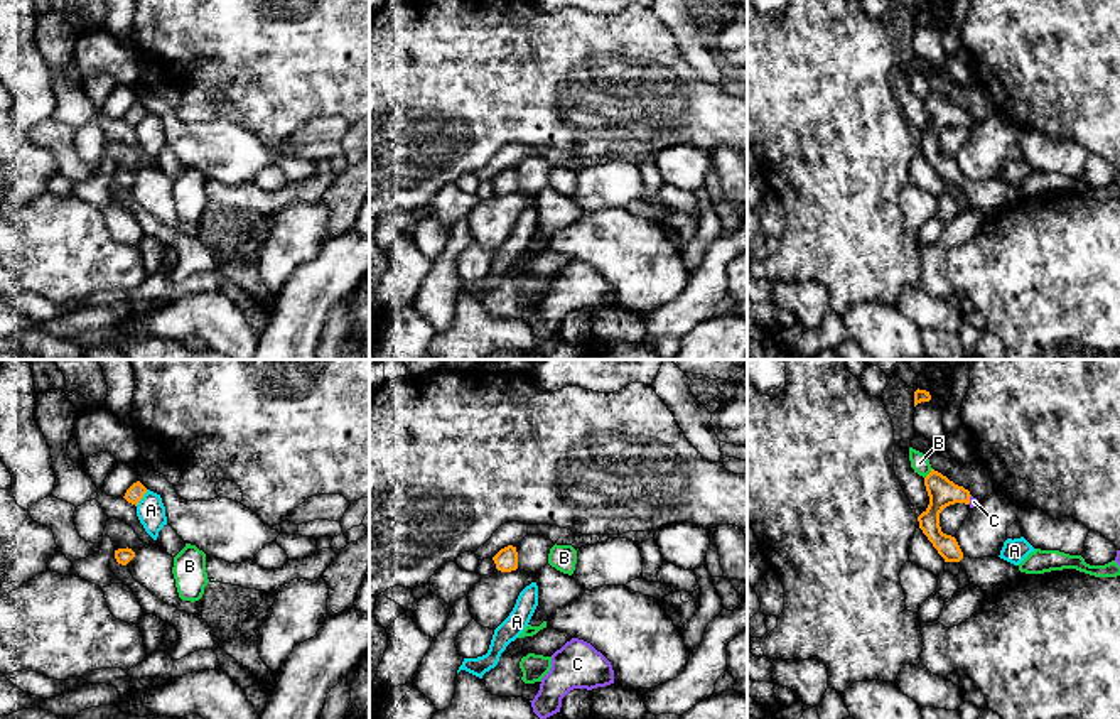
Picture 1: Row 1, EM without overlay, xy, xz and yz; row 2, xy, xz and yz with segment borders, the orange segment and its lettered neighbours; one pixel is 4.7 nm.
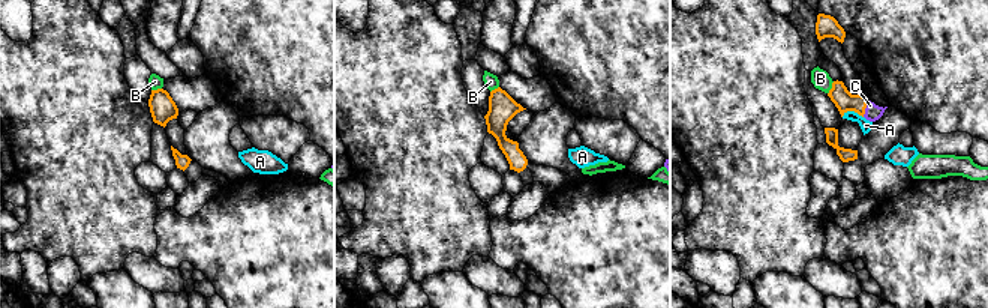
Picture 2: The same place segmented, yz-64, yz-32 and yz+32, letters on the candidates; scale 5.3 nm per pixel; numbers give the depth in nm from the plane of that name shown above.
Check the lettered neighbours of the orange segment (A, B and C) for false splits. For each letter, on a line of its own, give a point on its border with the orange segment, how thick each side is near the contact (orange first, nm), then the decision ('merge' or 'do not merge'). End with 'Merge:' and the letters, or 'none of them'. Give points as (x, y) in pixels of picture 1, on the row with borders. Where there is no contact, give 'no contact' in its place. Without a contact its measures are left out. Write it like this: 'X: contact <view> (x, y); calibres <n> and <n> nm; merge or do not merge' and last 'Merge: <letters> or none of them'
A: contact xy (142, 497); calibres 80 and 140 nm; do not merge
B: contact yz (930, 473); calibres 140 and 90 nm; do not merge
C: contact yz (969, 500); calibres 140 and 40 nm; merge
Merge: C

